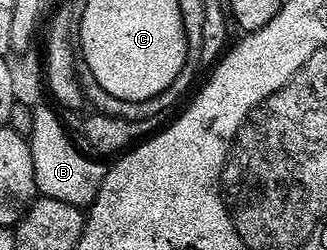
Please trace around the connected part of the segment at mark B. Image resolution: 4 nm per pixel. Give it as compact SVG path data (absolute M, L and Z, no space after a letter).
M47 104L34 108L35 119L29 141L31 152L35 156L35 181L38 193L44 198L65 200L80 208L90 207L91 201L94 200L101 188L101 180L105 180L107 166L104 163L94 162L91 158L86 158L71 143L66 128L59 123L59 118L54 112L56 113Z

